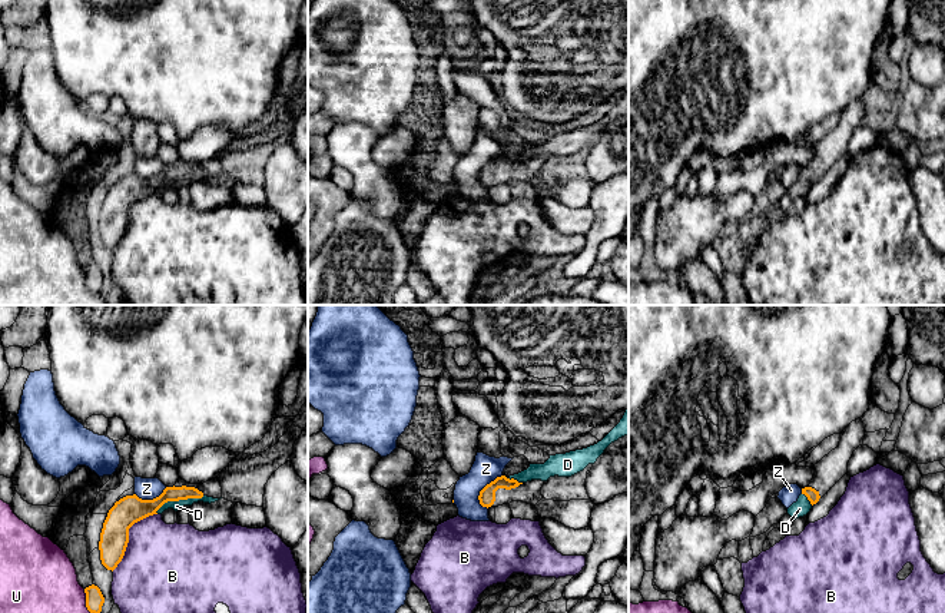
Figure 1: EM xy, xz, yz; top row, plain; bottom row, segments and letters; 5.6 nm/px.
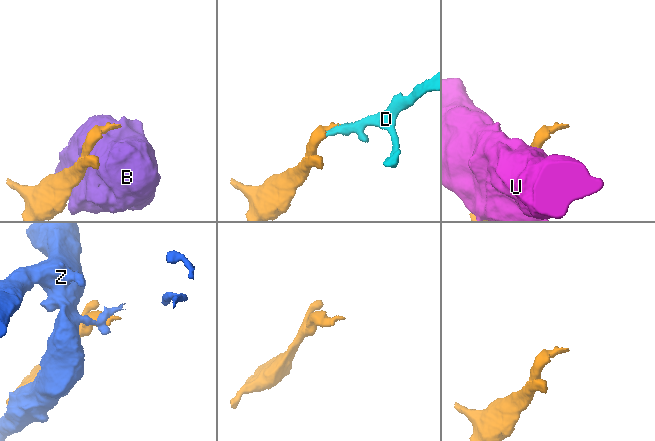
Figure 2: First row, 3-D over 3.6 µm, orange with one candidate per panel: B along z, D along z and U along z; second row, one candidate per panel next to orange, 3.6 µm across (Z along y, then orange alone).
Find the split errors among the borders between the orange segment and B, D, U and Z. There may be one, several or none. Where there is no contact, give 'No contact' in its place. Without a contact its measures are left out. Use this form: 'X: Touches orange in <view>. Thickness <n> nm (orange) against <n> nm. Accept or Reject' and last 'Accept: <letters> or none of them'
B: Touches orange in xy. Thickness 160 nm (orange) against 440 nm. Reject
D: Touches orange in xy. Thickness 130 nm (orange) against 50 nm. Accept
U: Touches orange in xy. Thickness 100 nm (orange) against 500 nm. Reject
Z: Touches orange in xz. Thickness 100 nm (orange) against 150 nm. Reject
Accept: D

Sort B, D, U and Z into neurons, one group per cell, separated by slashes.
B / D / U / Z

